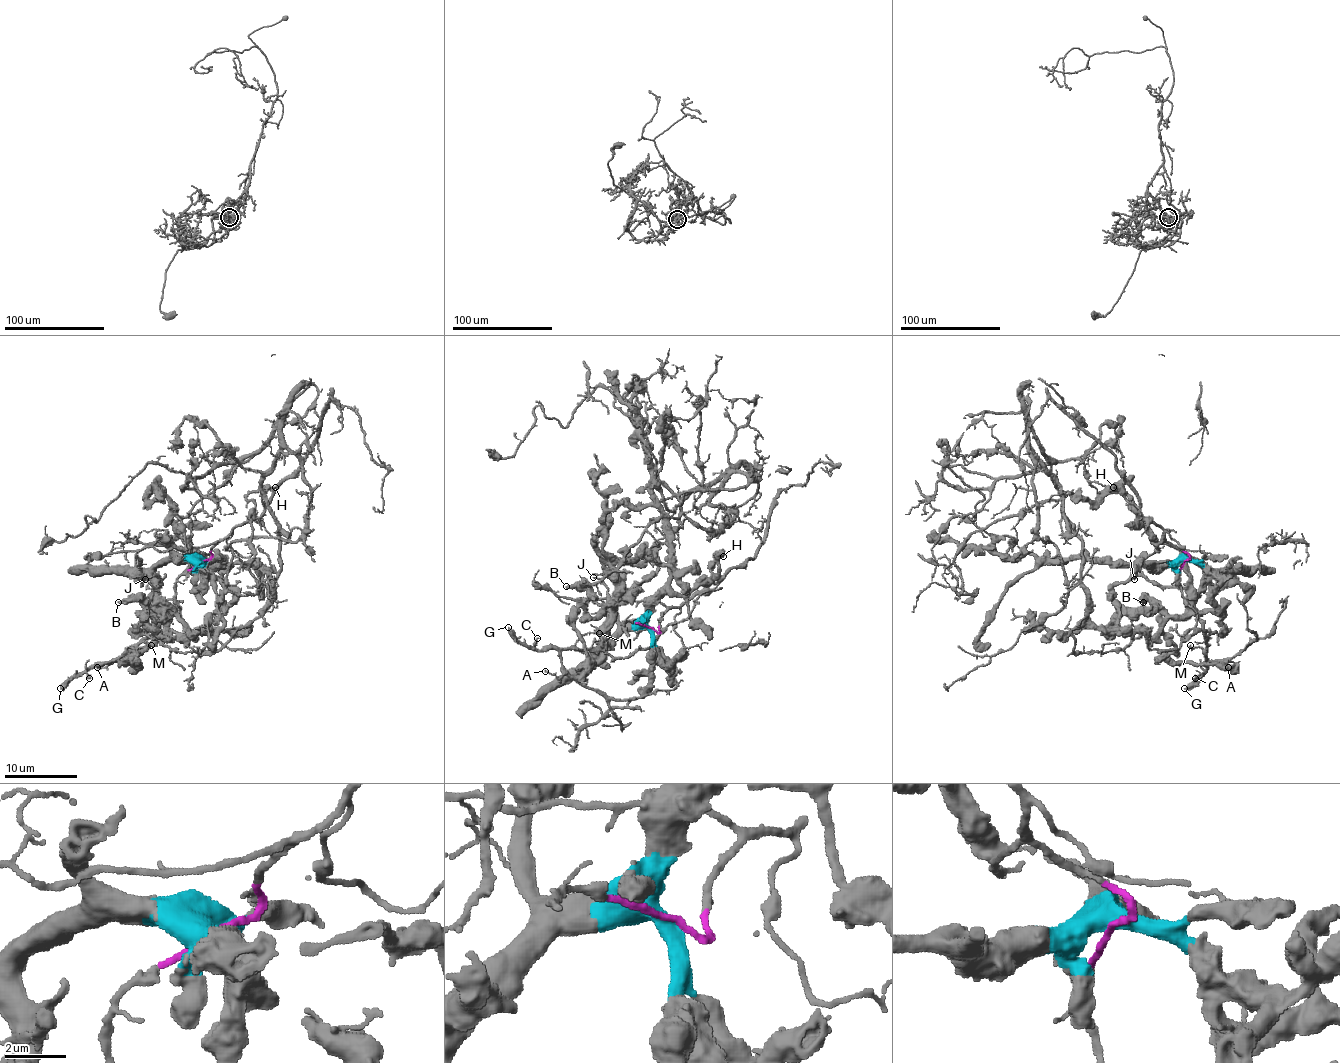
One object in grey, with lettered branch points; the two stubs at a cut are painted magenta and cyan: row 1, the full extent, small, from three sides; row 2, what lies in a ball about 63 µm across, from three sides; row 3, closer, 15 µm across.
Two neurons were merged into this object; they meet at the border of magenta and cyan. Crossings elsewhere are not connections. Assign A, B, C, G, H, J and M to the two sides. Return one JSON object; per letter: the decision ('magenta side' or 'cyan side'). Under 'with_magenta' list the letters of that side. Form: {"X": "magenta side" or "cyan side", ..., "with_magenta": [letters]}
{"A": "cyan side", "B": "cyan side", "C": "cyan side", "G": "cyan side", "H": "magenta side", "J": "cyan side", "M": "cyan side", "with_magenta": ["H"]}

